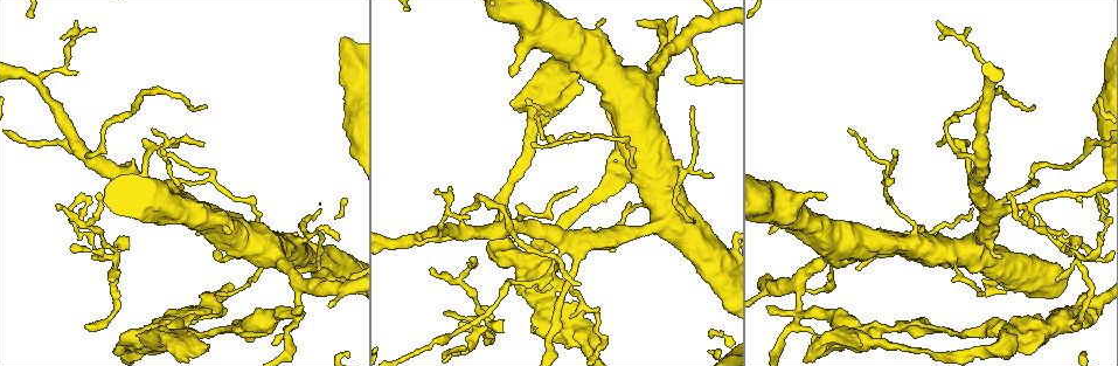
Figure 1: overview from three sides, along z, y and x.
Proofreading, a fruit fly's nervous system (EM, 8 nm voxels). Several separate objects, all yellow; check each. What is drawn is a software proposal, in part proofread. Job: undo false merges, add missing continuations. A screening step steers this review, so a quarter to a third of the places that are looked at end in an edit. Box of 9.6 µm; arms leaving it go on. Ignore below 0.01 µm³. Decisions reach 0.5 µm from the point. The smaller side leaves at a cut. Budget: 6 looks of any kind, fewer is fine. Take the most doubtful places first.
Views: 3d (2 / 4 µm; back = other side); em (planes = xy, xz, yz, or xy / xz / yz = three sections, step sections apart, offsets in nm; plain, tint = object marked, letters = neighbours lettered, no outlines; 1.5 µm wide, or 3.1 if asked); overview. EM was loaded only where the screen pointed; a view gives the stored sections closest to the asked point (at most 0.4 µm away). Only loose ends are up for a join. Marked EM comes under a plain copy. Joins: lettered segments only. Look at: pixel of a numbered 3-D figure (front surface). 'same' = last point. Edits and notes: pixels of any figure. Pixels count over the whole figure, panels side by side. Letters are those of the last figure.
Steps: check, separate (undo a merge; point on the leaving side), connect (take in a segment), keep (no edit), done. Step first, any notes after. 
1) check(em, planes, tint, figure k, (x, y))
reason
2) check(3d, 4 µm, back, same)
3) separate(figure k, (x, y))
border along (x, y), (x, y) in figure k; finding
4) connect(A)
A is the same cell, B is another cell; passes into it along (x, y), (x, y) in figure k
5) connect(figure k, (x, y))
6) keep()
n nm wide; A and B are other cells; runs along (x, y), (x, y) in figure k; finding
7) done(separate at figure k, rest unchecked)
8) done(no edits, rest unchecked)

check(em, yz, step 8, letters, figure 1, (291, 327))
sharp bend

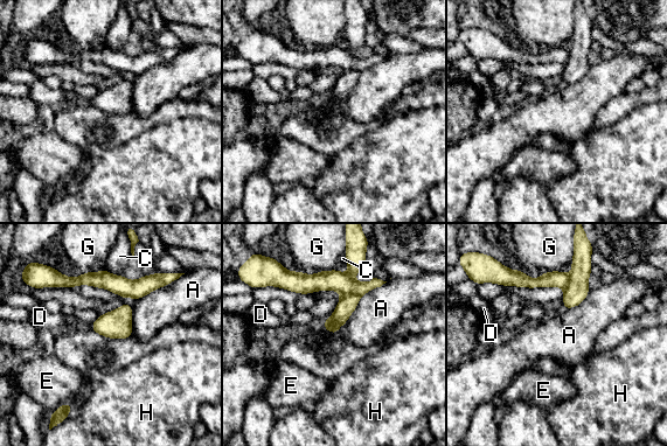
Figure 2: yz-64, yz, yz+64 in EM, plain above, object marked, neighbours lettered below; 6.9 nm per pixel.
check(em, planes, letters, same)
cut it another way

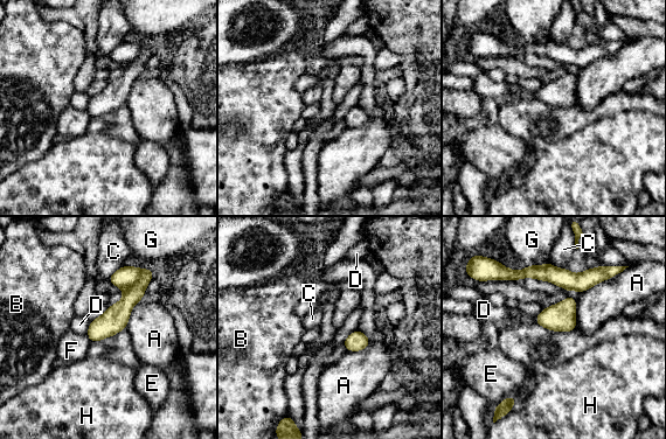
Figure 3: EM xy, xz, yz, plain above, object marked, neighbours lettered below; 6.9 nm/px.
separate(figure 3, (126, 276))
A, B, C, D, E, F, G and H are other cells; border along (141, 269), (140, 277), (126, 290) in figure 3; a second neuron is stuck on

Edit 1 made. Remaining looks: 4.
check(overview)

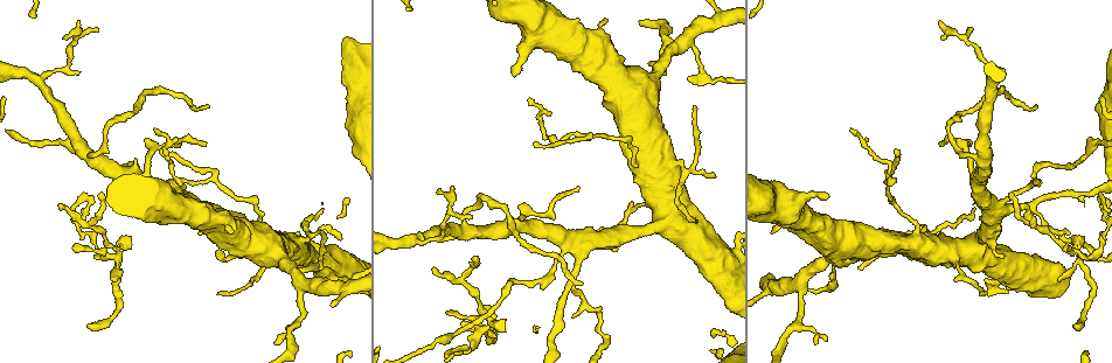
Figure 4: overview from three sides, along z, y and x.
check(em, xz, step 4, tint, figure 4, (672, 163))
thick turns thin

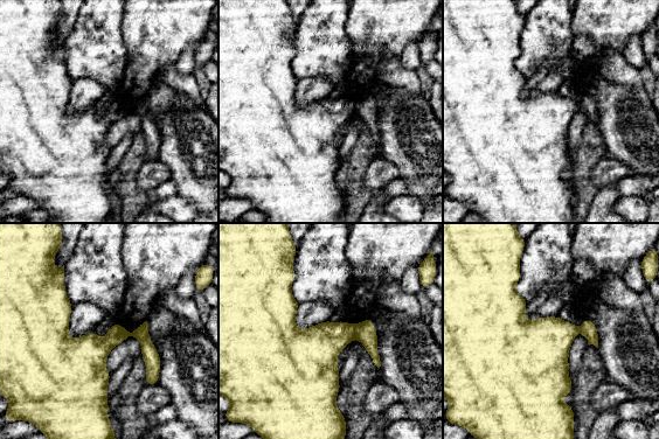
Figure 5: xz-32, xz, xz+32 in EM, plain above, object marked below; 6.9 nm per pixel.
check(em, planes, letters, same)

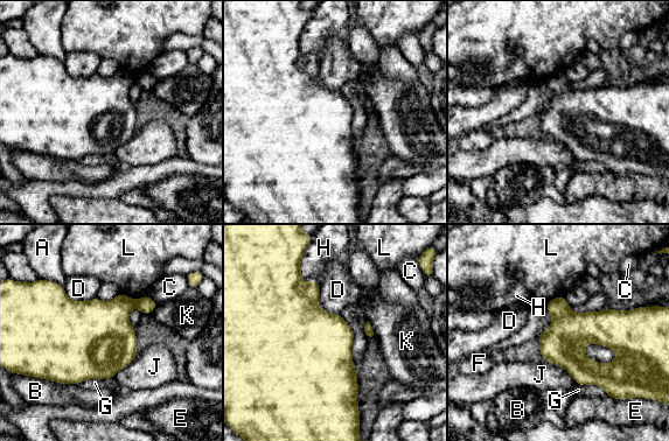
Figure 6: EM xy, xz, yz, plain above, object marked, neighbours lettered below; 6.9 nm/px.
keep()
300 nm wide; J touches over 300 nm; A, B, C, D, E, F, G, H, J, K and L are other cells; continuous, no second neuron

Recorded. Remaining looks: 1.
done(separate at figure 3, rest unchecked)

